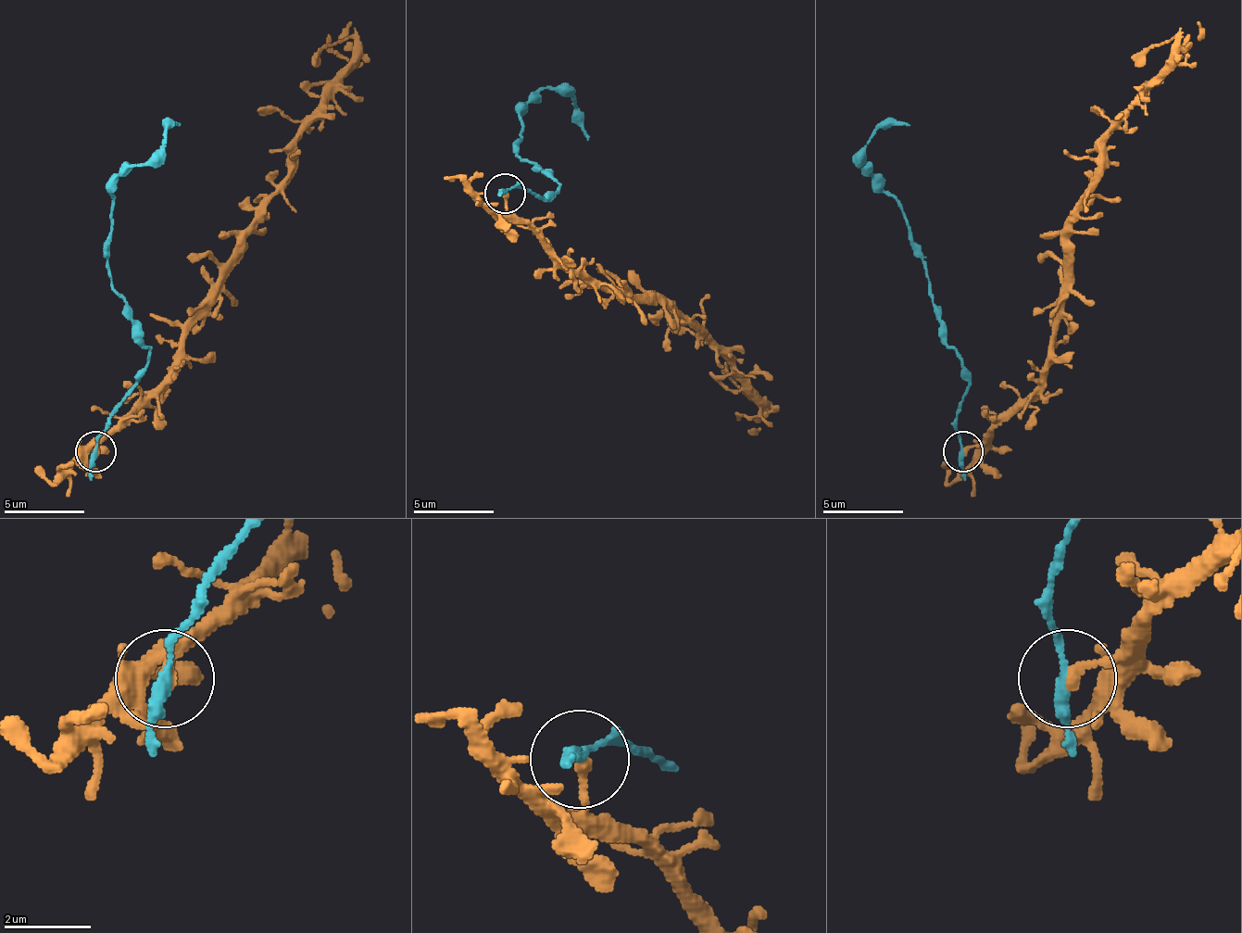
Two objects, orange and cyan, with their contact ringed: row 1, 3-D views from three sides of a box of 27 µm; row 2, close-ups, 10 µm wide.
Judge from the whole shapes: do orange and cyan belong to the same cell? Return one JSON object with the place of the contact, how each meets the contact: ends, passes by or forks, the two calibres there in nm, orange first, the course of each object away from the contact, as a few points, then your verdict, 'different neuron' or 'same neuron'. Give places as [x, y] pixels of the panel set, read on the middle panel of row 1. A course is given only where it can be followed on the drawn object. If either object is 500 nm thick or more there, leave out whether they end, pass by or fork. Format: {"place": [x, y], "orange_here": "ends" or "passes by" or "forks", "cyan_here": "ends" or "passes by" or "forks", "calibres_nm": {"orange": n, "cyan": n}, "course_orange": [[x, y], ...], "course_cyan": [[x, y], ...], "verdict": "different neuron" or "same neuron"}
{"place": [505, 193], "orange_here": "ends", "cyan_here": "passes by", "calibres_nm": {"orange": 240, "cyan": 240}, "course_orange": [[506, 192], [506, 208], [591, 285], [656, 294], [765, 398], [760, 407], [724, 366]], "course_cyan": [[506, 192], [518, 188], [545, 200], [558, 188], [518, 152], [521, 115], [545, 87], [570, 94], [586, 139]], "verdict": "different neuron"}

